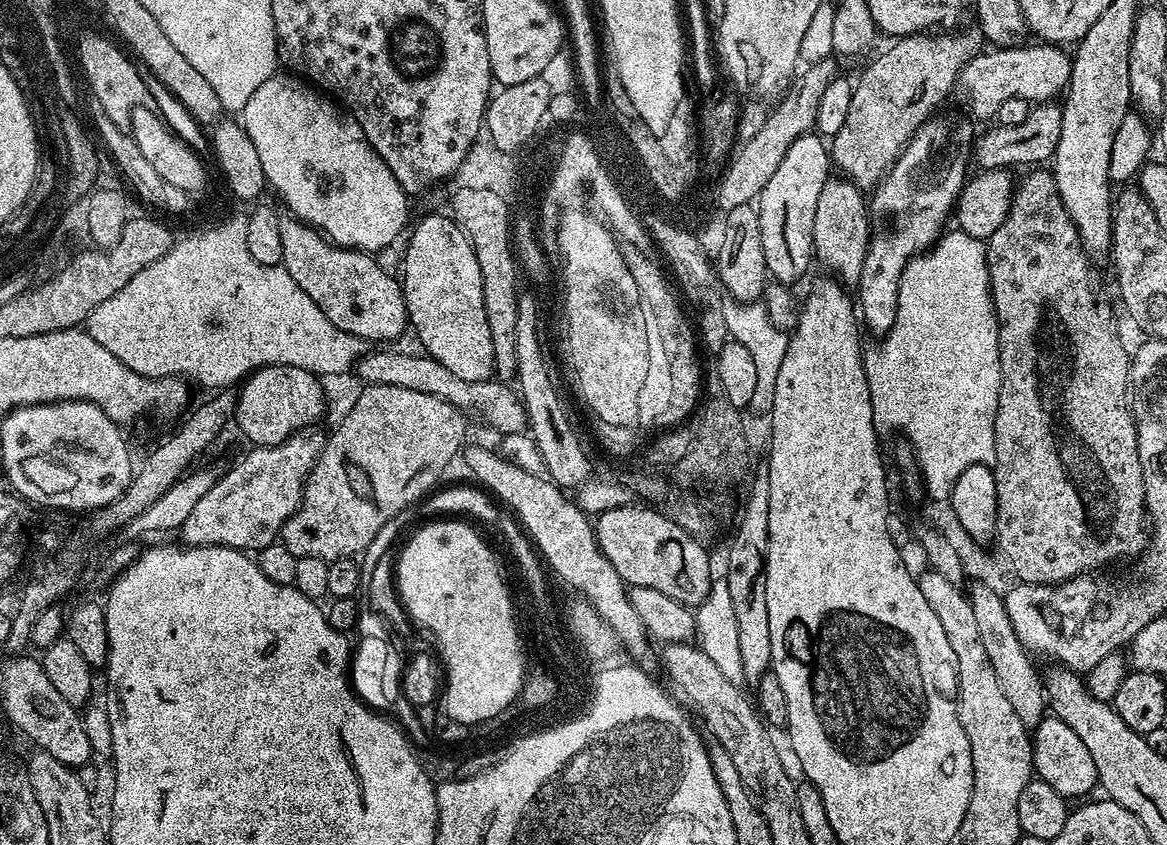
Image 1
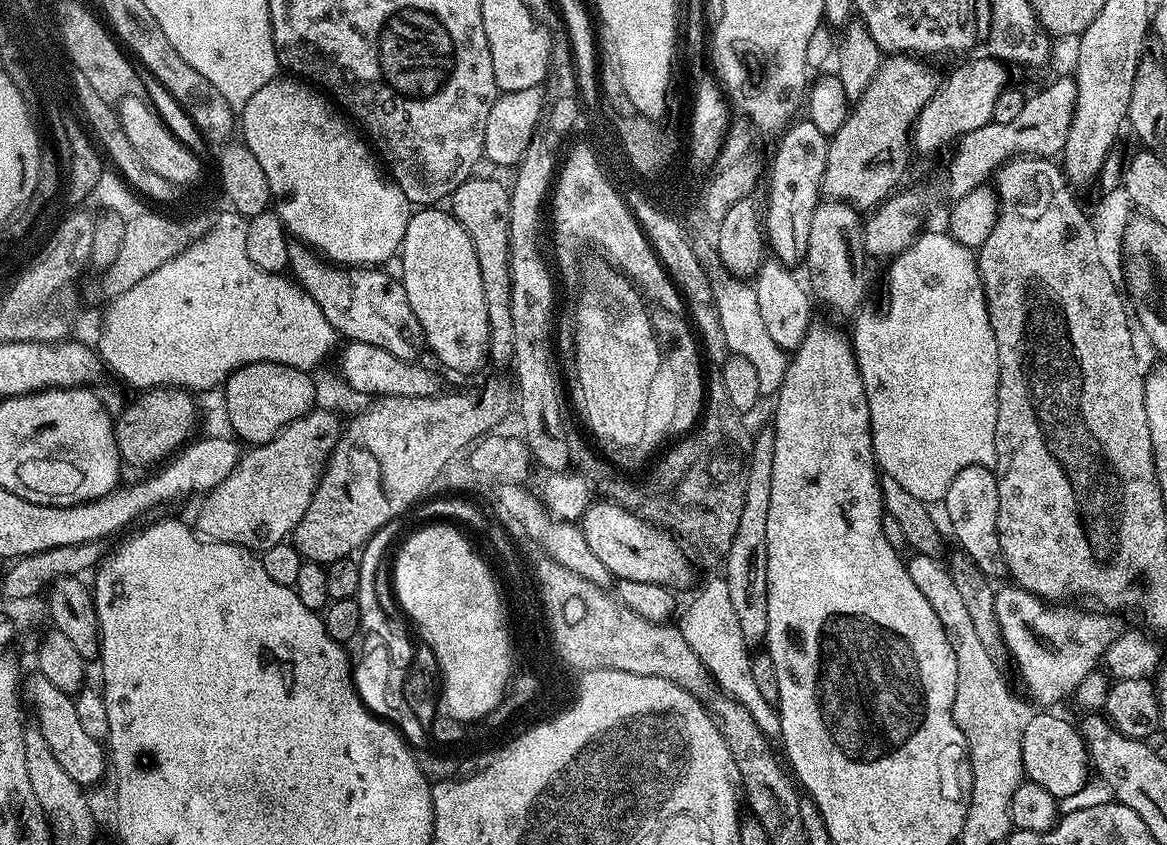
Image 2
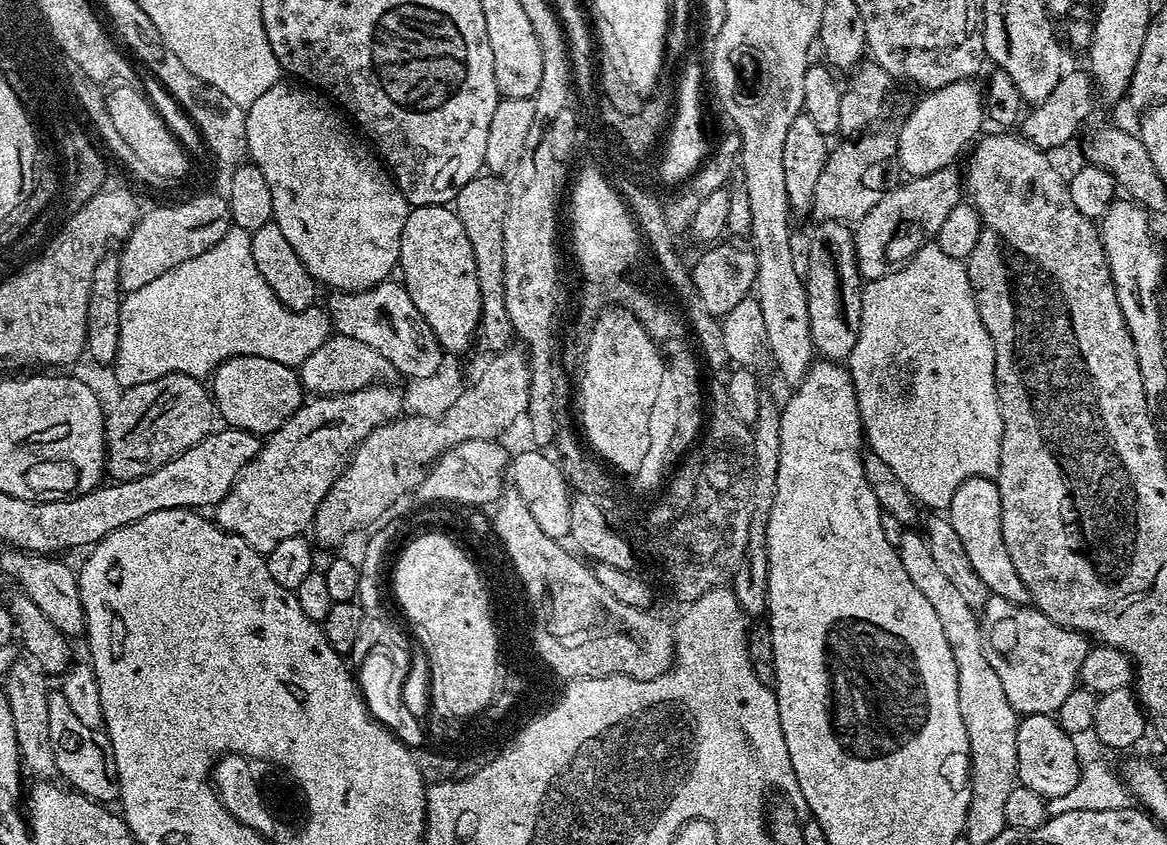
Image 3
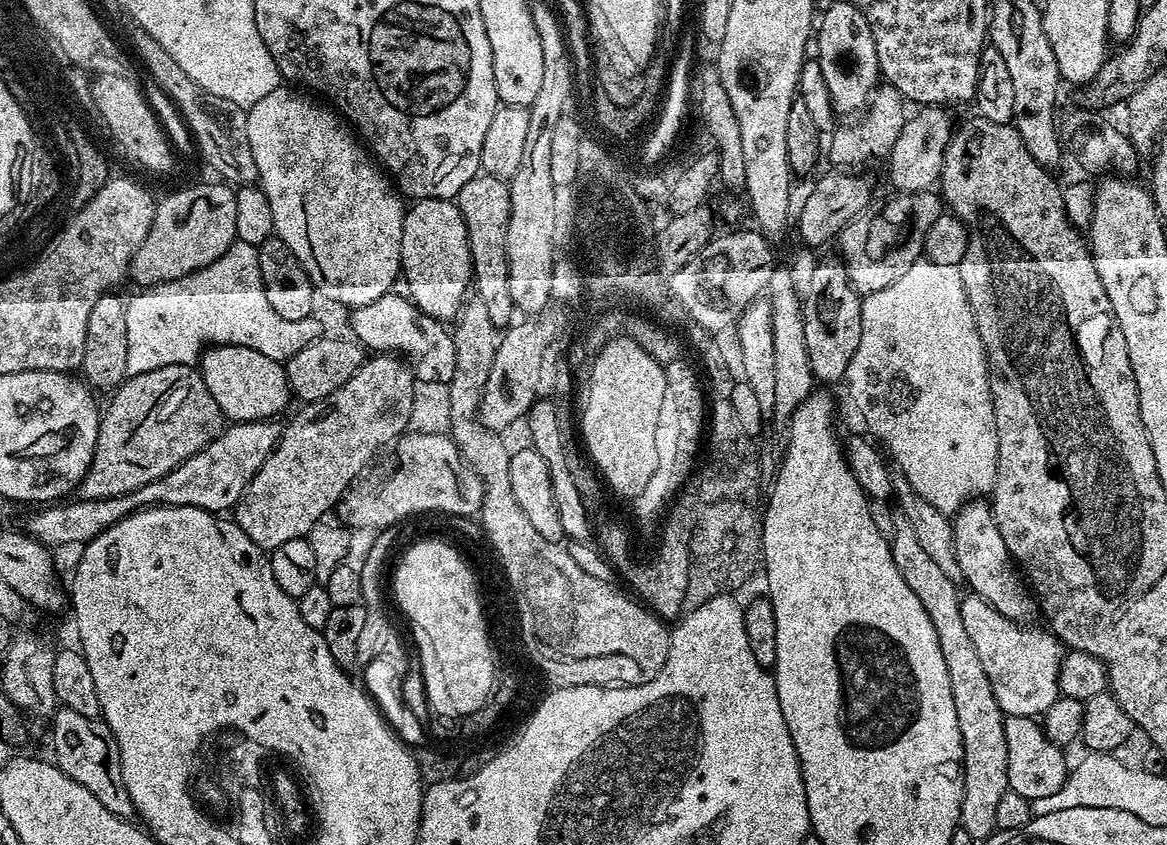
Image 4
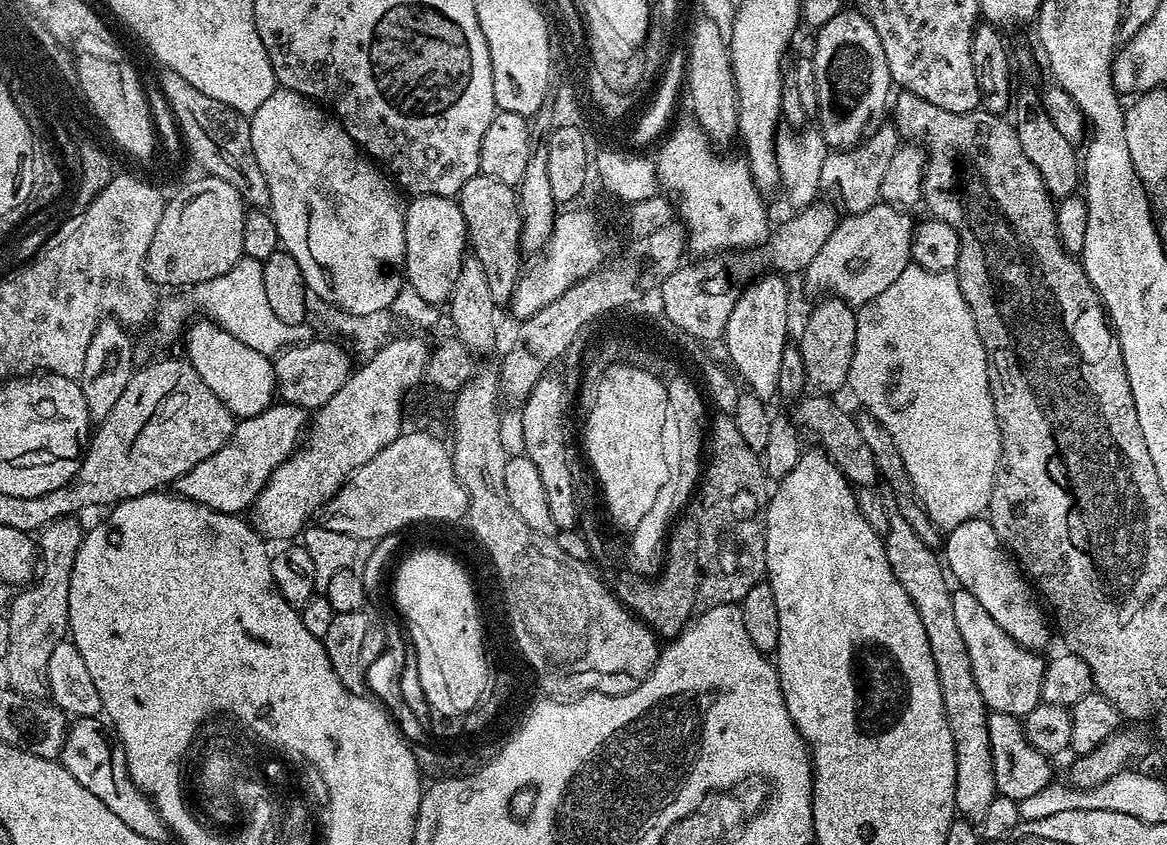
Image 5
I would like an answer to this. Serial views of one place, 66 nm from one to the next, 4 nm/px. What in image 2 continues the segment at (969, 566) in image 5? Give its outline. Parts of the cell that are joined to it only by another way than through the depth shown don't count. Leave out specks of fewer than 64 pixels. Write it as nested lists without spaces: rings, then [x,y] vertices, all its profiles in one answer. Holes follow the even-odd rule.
[[[977,464],[958,470],[958,474],[954,474],[954,482],[950,482],[950,490],[946,490],[944,495],[943,508],[960,543],[957,544],[959,551],[967,554],[988,577],[1003,577],[1008,567],[998,542],[998,482],[995,471]]]

